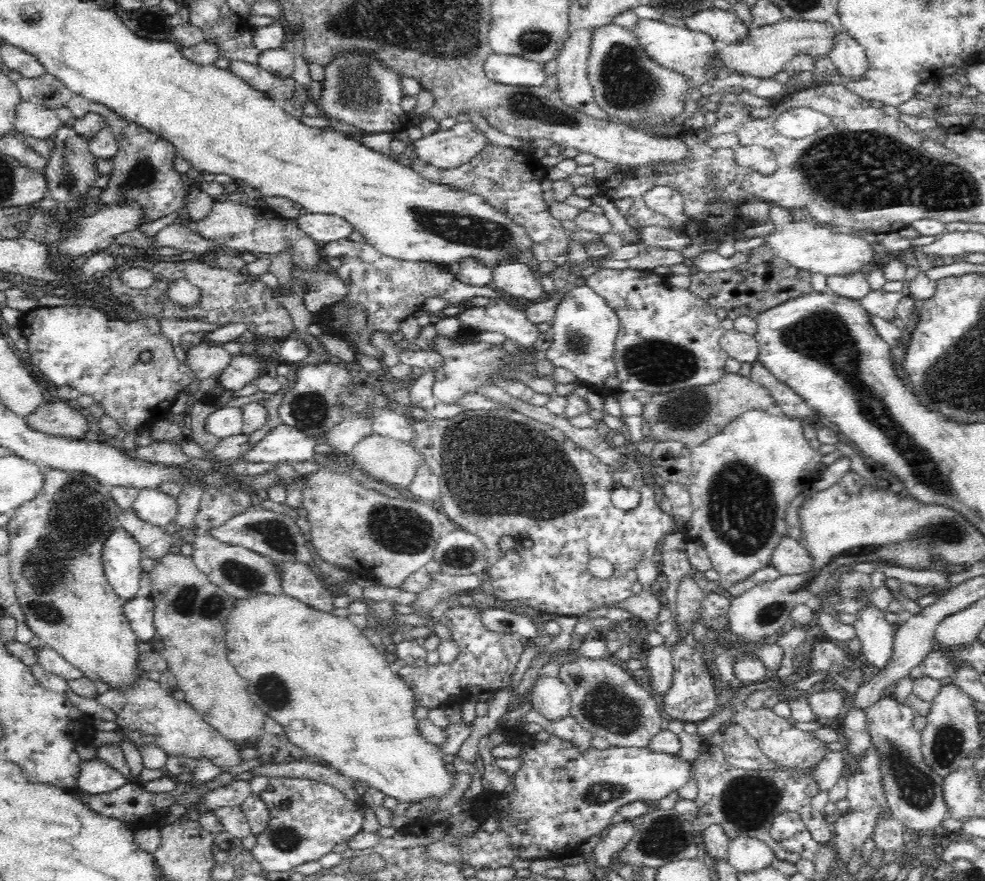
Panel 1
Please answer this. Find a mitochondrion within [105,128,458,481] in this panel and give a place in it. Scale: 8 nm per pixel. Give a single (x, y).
(141, 176)

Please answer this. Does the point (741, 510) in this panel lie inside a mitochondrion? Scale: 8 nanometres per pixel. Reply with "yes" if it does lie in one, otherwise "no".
yes

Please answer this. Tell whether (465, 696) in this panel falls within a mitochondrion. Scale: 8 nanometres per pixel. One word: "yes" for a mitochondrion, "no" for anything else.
no

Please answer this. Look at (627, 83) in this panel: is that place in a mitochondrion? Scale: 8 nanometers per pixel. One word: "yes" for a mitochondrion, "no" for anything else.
yes

